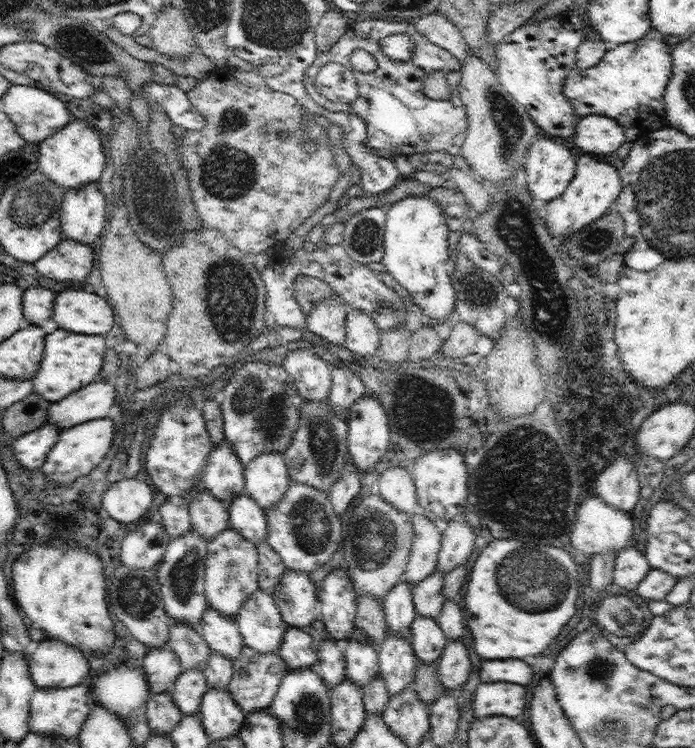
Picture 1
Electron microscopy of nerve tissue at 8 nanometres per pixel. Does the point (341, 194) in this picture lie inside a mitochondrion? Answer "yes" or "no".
no

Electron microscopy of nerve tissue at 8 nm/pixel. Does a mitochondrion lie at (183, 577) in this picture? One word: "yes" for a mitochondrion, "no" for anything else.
yes

